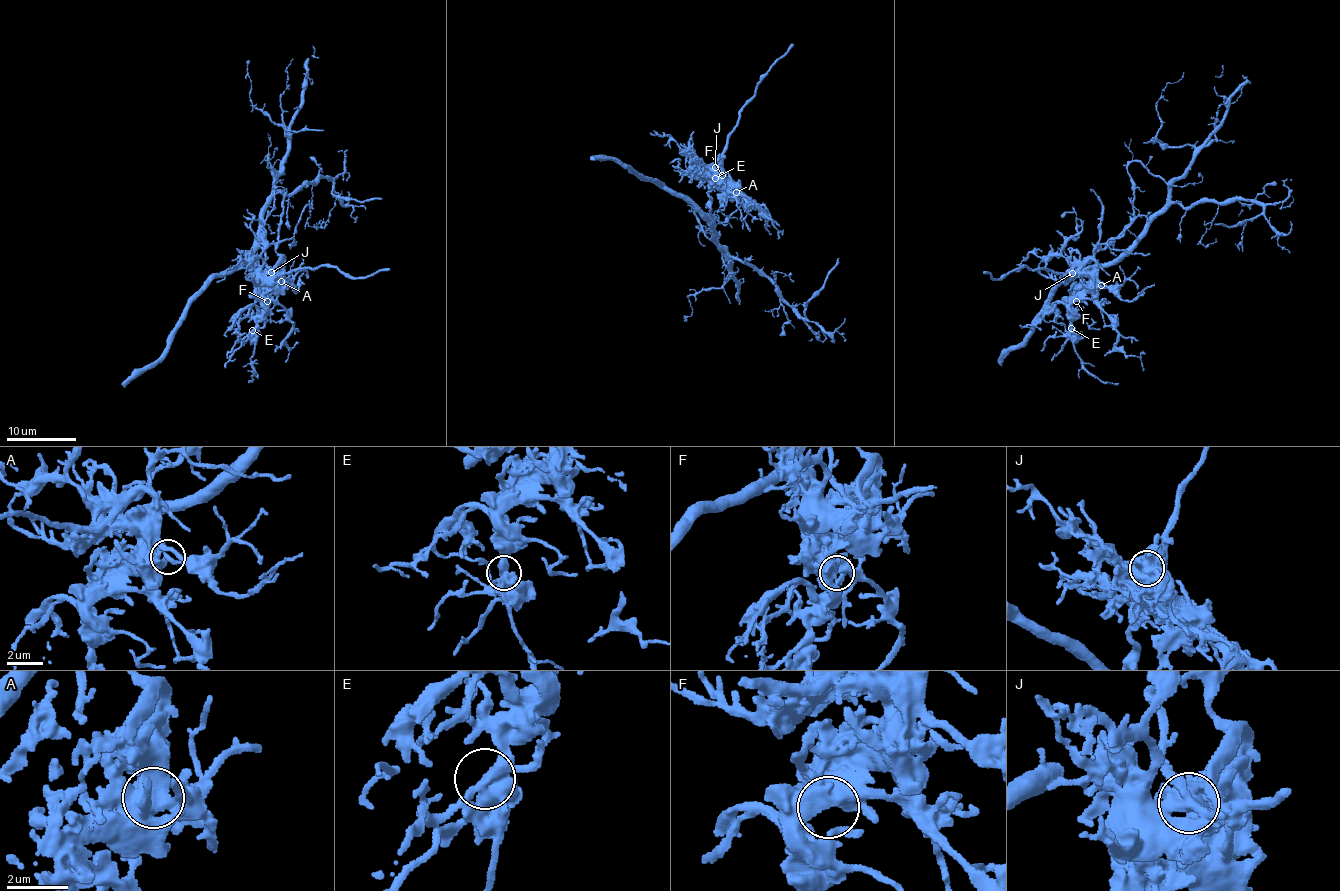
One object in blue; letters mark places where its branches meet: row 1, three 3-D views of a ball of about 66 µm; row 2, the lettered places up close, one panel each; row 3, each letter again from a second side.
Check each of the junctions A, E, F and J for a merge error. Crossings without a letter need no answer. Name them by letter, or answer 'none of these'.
J

